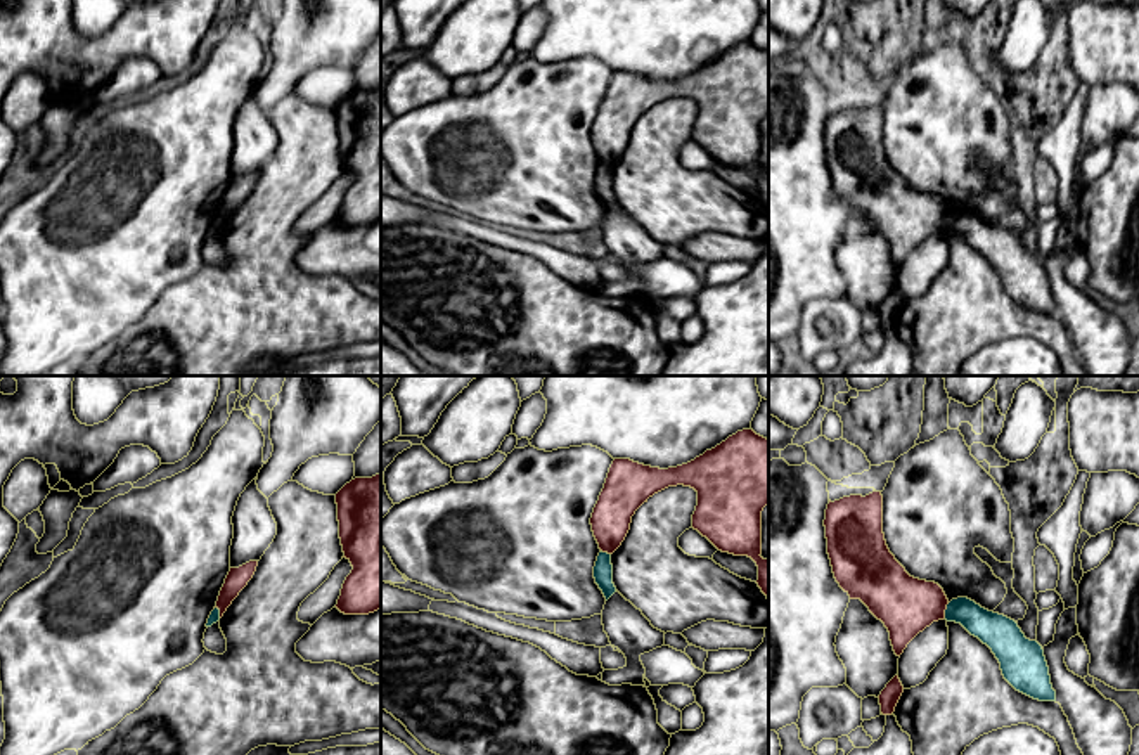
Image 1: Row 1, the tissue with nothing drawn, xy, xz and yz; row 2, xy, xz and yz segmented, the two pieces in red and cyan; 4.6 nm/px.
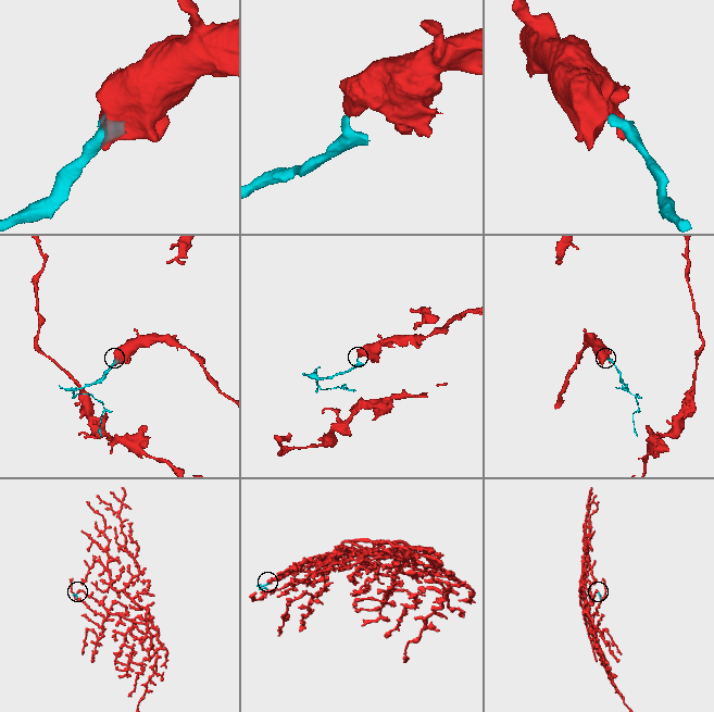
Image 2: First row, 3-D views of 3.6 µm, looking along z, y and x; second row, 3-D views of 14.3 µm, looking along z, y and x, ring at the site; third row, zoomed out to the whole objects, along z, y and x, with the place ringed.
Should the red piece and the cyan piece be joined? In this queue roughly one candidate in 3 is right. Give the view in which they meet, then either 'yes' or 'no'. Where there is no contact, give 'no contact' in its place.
contact in yz; no

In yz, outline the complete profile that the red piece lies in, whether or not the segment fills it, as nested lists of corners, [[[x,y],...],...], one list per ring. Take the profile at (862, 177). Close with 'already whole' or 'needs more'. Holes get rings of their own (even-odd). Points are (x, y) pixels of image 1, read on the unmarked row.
[[[881,104],[829,113],[824,139],[836,194],[885,236],[897,268],[919,244],[945,230],[943,201],[911,189],[890,165]]]; already whole

